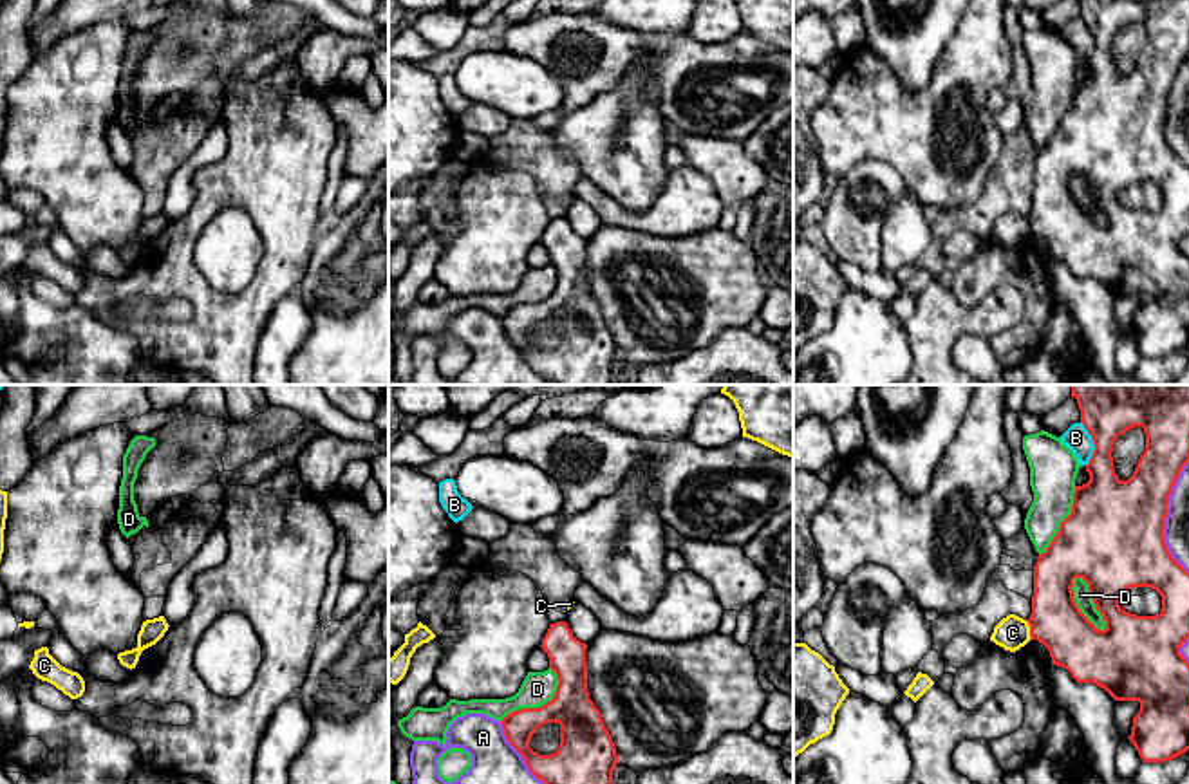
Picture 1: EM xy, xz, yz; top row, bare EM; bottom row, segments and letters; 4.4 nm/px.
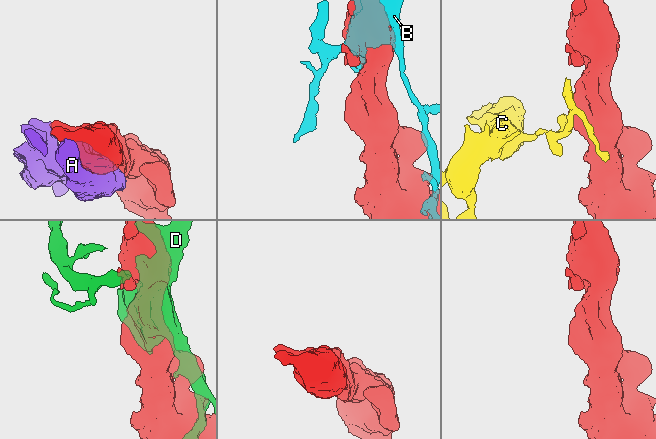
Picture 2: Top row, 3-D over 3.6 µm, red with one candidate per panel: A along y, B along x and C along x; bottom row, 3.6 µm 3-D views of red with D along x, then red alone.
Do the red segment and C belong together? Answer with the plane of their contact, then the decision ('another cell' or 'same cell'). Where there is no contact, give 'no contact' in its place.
meets red in yz; another cell

